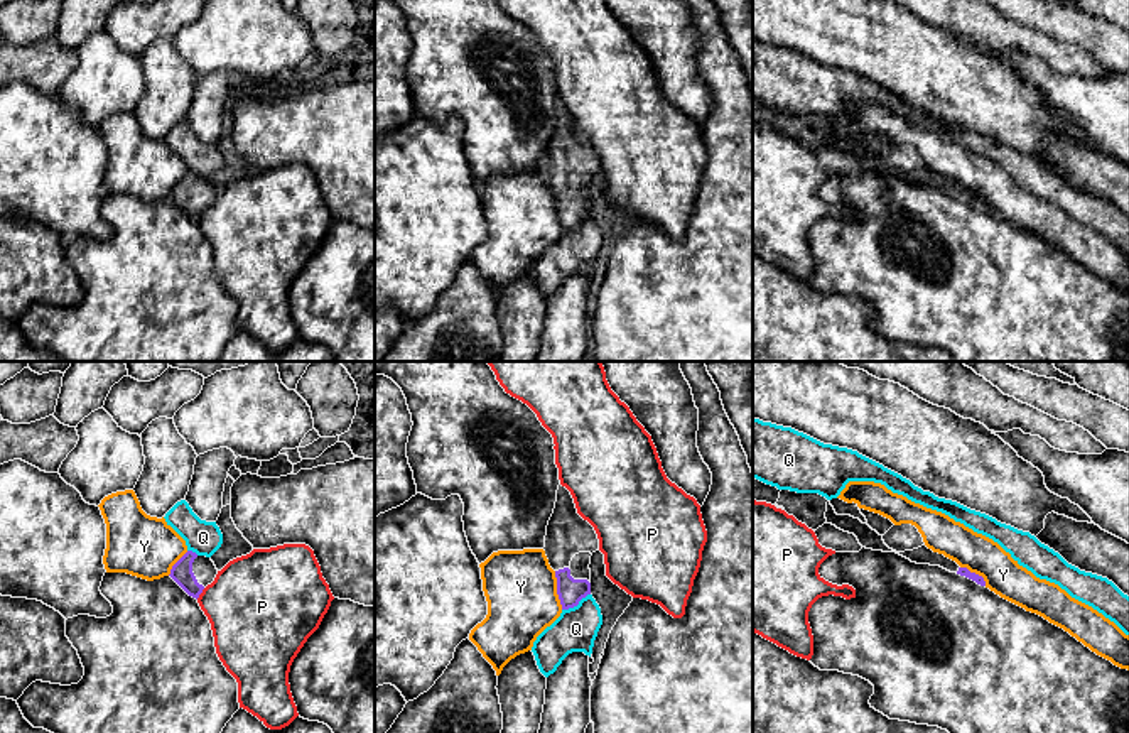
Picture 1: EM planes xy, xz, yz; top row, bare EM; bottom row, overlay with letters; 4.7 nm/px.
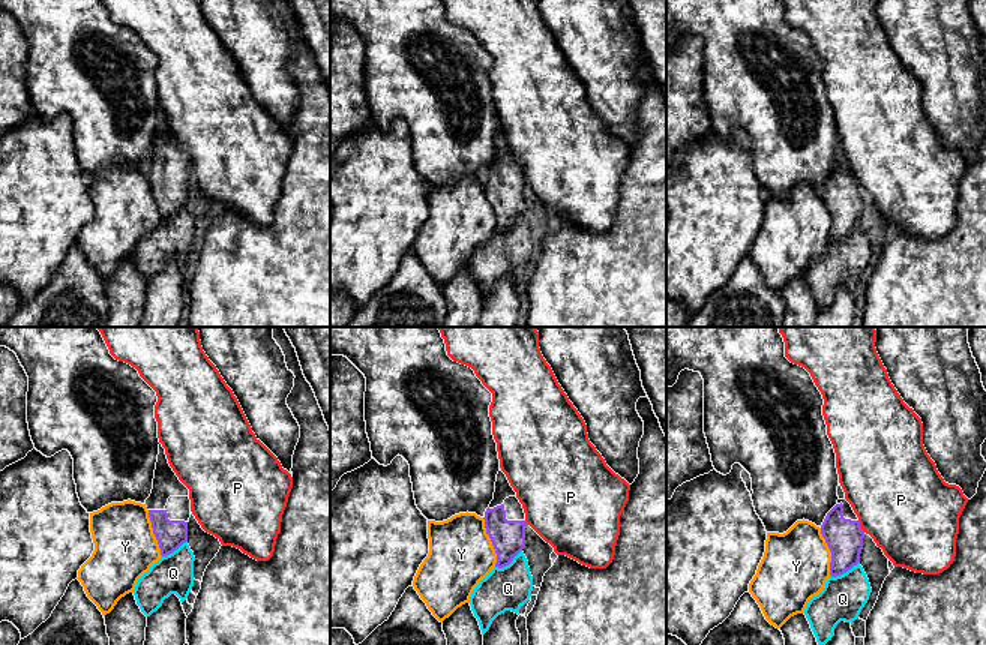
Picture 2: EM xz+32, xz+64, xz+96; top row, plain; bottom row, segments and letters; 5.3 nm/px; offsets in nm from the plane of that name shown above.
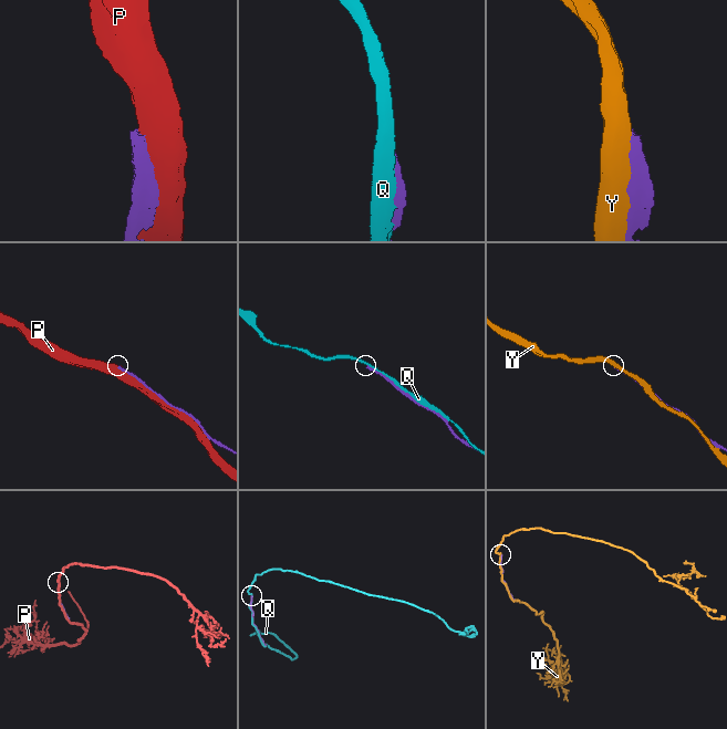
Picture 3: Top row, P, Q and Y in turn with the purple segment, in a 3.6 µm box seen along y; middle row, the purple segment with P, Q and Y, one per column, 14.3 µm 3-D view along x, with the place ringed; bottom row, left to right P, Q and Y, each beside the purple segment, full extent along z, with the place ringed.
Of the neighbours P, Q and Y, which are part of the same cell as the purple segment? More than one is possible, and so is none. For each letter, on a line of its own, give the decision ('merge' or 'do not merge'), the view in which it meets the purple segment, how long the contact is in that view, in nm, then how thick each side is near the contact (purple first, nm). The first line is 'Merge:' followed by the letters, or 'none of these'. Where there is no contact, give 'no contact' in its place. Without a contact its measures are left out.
Merge: none of these
P: do not merge | xy | 70 nm | 100/440 nm
Q: do not merge | xz | 160 nm | 120/200 nm
Y: do not merge | xz | 190 nm | 120/340 nm

